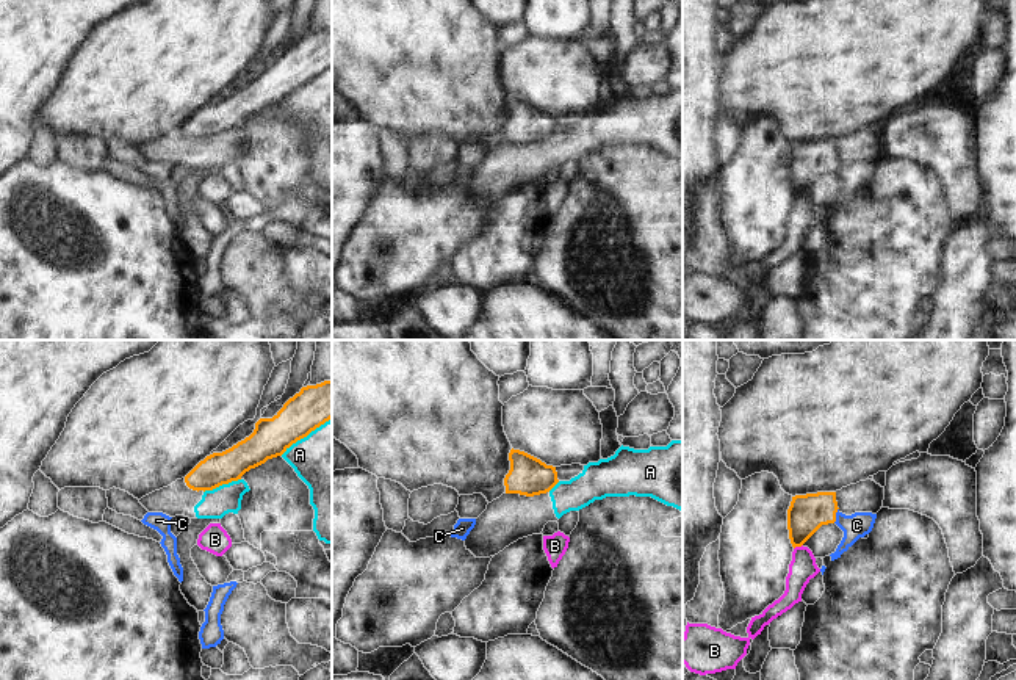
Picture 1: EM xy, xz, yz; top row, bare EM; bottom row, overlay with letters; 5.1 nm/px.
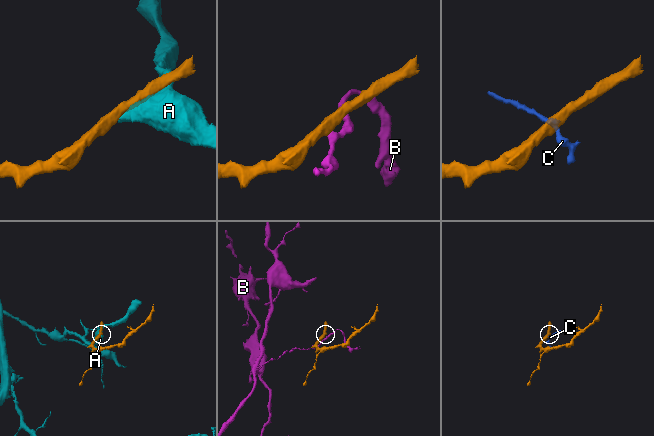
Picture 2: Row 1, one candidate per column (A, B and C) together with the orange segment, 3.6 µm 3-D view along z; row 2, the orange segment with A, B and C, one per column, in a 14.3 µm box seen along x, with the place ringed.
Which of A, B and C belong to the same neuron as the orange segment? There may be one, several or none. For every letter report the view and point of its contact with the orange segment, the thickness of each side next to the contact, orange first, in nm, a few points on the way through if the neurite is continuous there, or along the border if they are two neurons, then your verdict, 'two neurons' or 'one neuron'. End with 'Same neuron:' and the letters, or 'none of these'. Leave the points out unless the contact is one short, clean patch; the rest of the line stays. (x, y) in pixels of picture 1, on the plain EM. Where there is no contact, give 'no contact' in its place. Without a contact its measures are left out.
A: xy (306, 85) | 200/360 nm | two neurons
B: yz (797, 195) | 190/140 nm | along yz (802, 193), (794, 198) | two neurons
C: yz (835, 165) | 190/130 nm | across yz (807, 162), (835, 165), (850, 174), (857, 174) | one neuron
Same neuron: C

